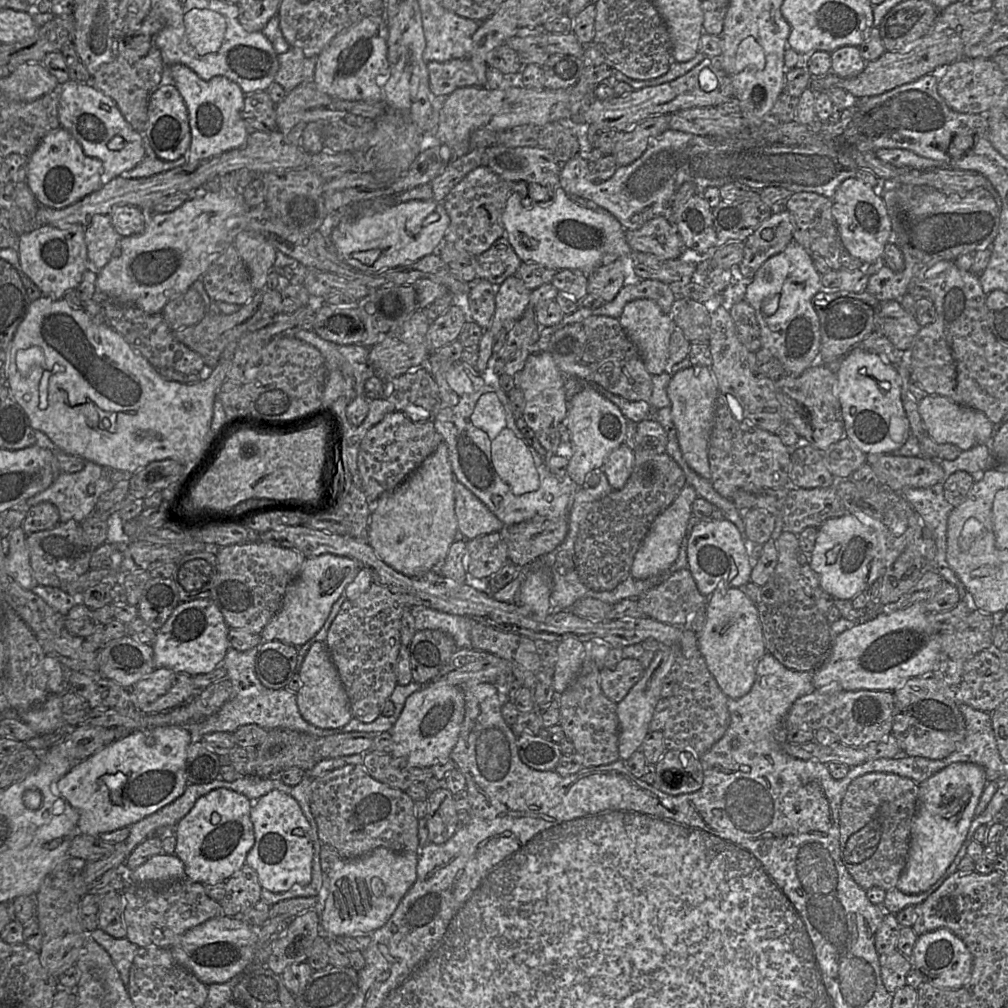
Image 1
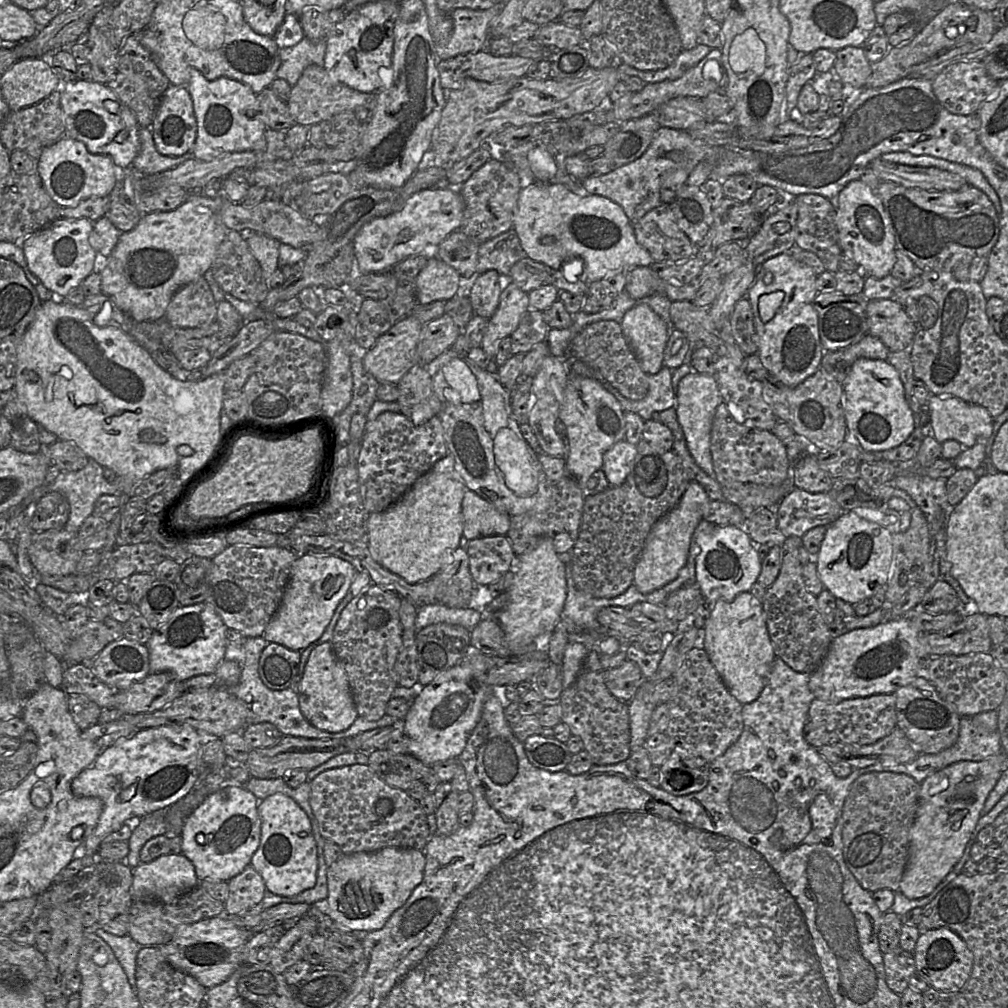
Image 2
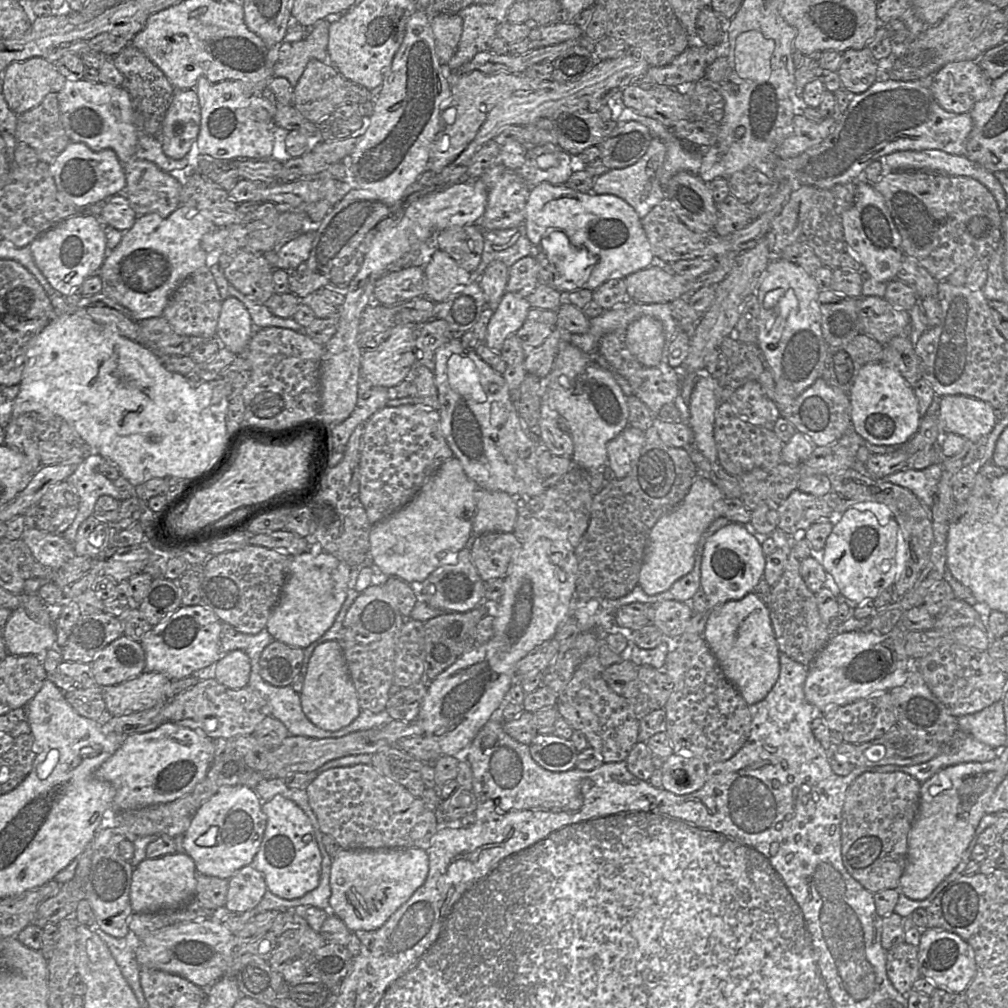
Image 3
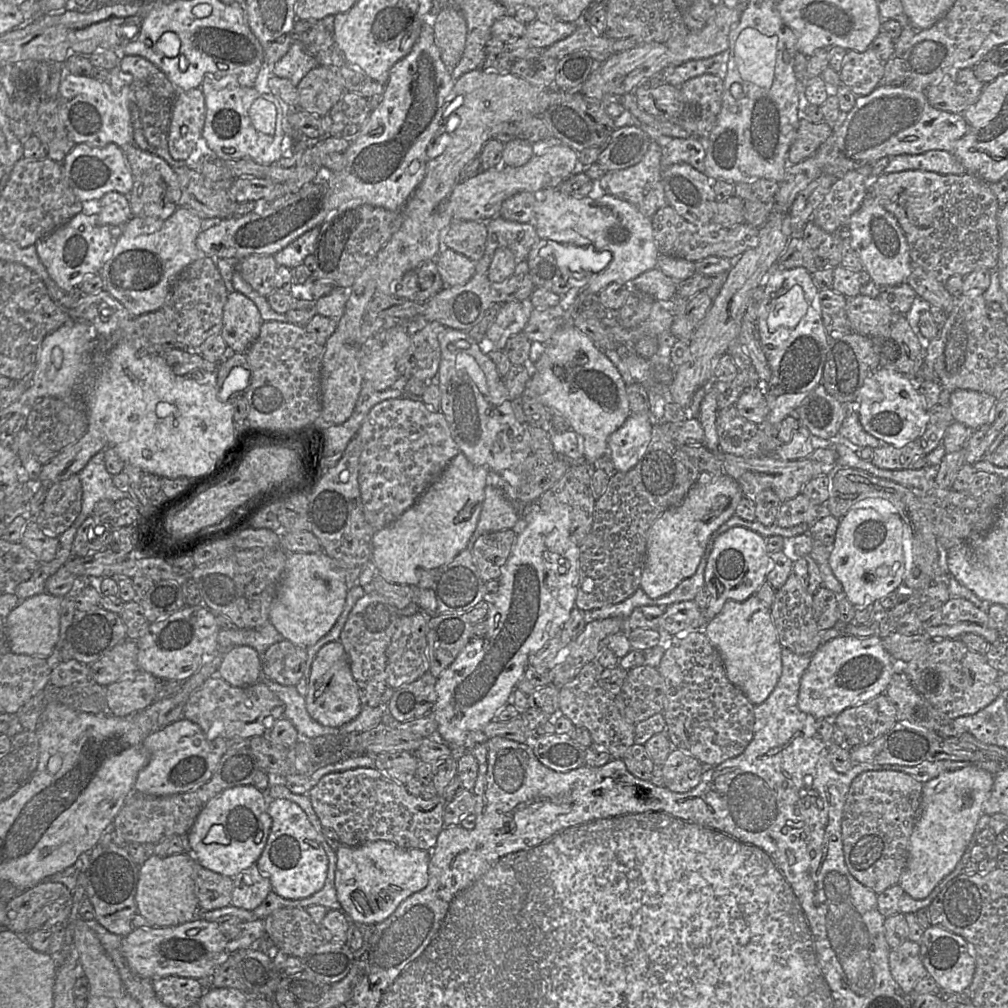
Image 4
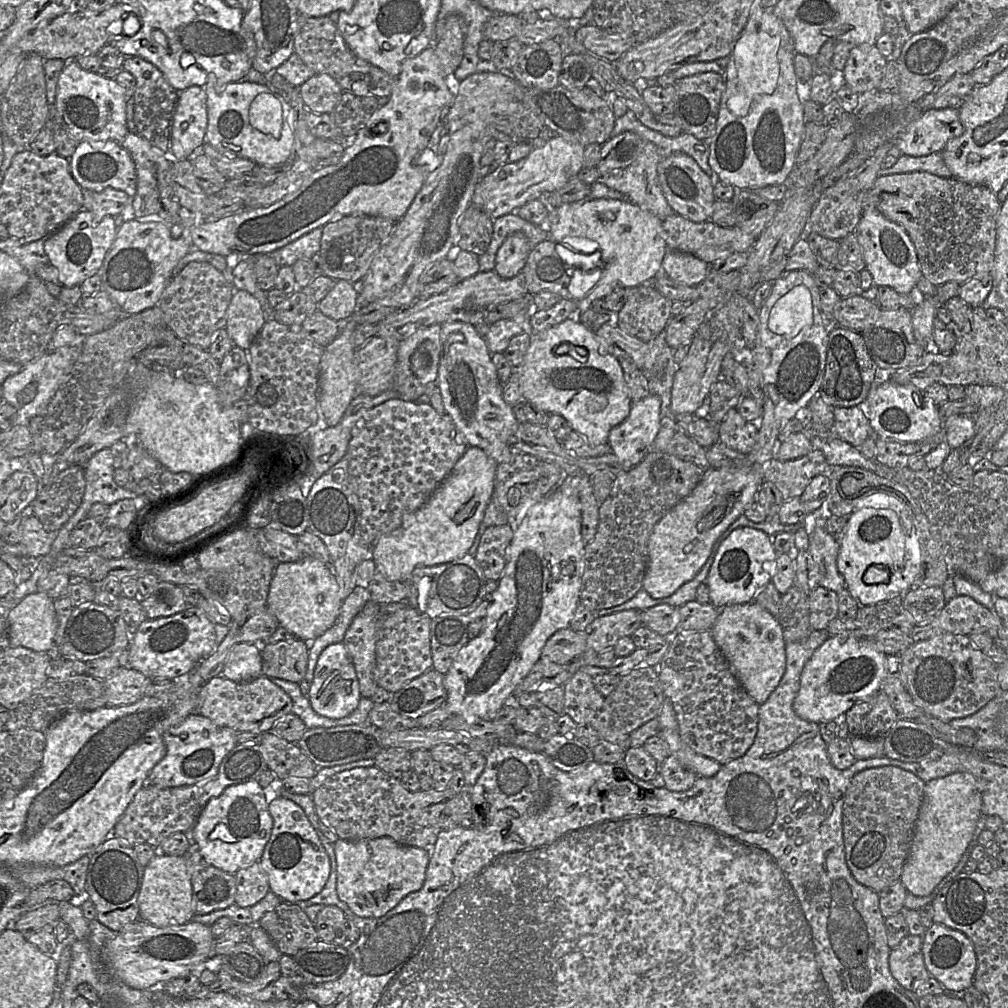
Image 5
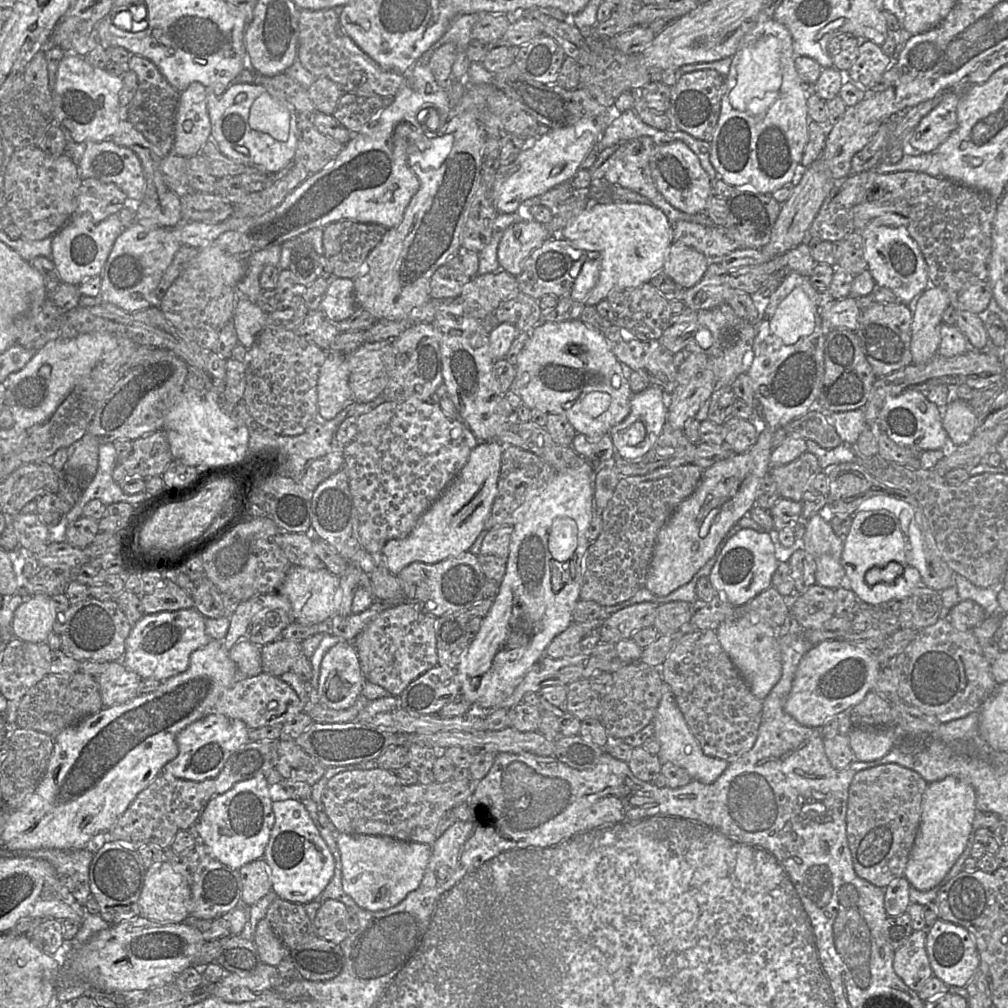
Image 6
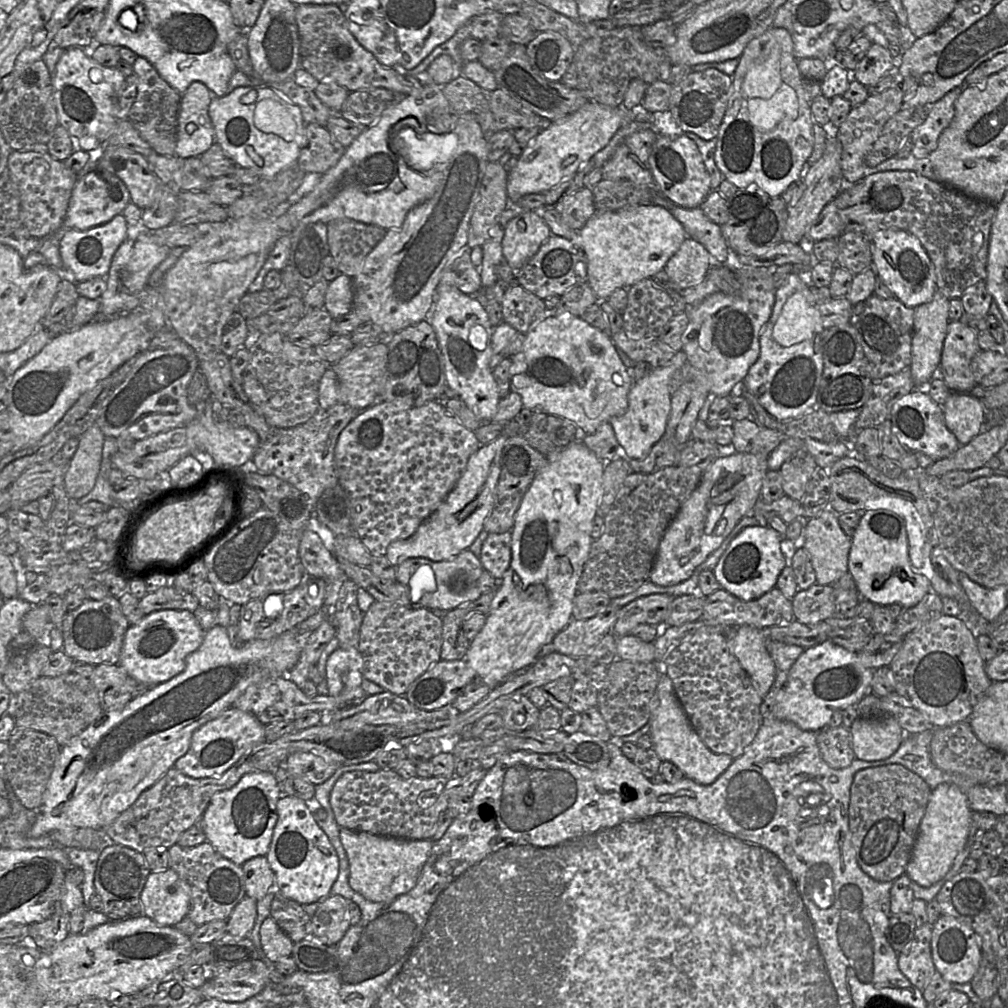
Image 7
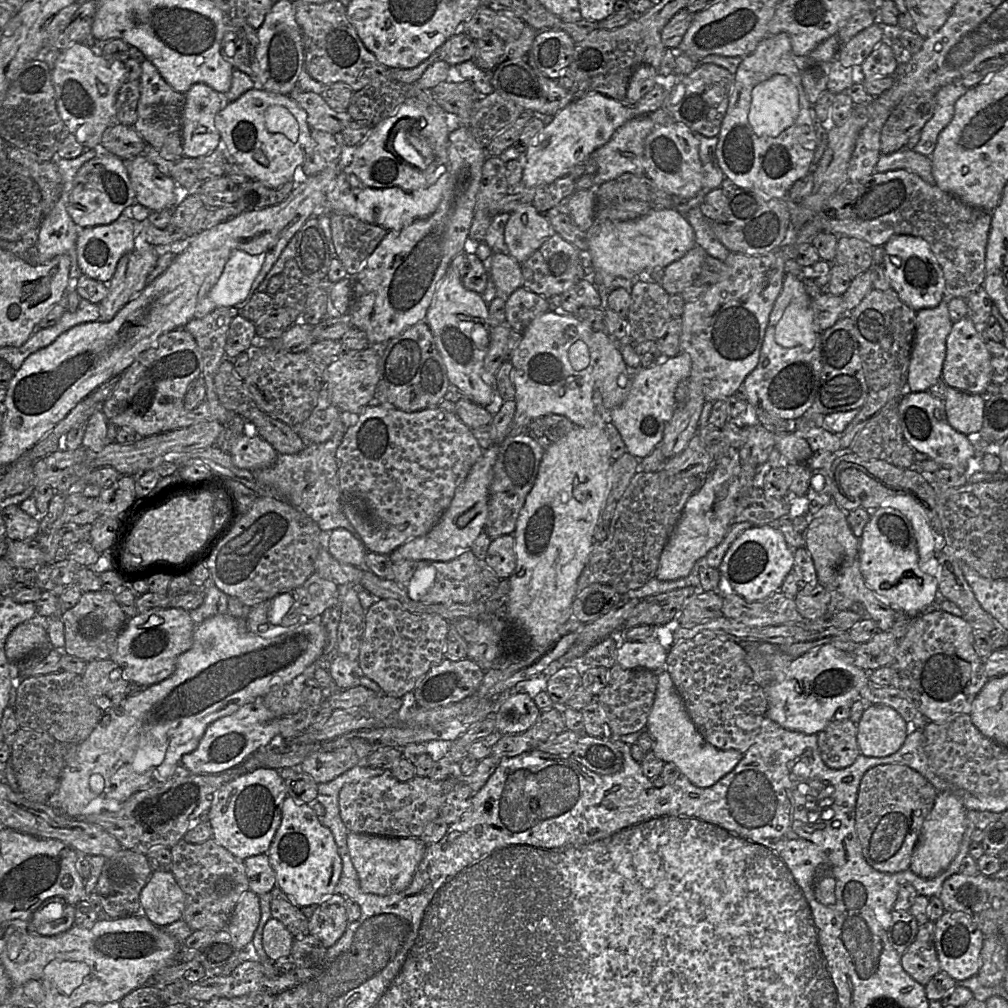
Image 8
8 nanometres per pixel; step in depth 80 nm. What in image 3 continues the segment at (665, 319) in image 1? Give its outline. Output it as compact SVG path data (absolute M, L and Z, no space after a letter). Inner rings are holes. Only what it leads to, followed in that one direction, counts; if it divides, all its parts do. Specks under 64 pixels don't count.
M642 316L629 324L624 342L642 367L655 367L662 361L664 330L660 321Z

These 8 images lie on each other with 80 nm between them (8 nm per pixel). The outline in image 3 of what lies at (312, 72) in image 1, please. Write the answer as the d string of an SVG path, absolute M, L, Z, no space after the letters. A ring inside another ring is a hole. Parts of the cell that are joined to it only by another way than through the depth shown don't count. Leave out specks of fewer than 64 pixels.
M324 18L307 29L307 34L302 40L282 42L273 67L274 76L286 78L294 87L310 60L330 64L327 53L330 24Z

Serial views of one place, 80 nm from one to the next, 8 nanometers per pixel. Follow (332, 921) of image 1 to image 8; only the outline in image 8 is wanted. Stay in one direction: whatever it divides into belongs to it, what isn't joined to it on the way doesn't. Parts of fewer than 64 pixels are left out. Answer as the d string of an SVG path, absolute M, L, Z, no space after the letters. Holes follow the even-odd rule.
M349 831L347 846L361 889L366 893L386 896L408 887L424 857L427 845L419 838L386 837Z

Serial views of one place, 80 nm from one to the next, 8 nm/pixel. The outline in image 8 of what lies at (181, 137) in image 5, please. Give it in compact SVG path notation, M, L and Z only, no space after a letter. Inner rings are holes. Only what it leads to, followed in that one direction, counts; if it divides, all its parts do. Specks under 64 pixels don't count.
M195 83L185 93L182 121L183 156L204 157L221 148L215 116L222 109L219 93L204 83Z

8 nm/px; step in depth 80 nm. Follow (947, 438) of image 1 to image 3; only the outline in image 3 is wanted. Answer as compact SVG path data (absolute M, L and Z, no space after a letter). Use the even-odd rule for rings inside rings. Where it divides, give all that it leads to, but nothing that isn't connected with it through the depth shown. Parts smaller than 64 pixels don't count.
M965 395L941 397L939 424L942 433L955 433L967 440L986 444L997 420L996 410L987 402Z

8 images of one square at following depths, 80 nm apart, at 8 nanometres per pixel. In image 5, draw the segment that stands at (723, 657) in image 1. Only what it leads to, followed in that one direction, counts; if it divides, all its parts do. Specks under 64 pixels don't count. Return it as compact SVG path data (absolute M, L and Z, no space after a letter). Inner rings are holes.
M754 601L729 604L720 610L710 632L746 692L757 704L763 704L779 684L786 668L786 642L779 621Z

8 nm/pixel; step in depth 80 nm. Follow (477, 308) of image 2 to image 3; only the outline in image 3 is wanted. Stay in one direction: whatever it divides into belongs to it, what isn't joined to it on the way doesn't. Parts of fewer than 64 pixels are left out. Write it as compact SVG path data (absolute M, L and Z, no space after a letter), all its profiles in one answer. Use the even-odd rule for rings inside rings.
M499 260L492 261L477 280L486 299L486 308L495 310L506 292L509 267Z

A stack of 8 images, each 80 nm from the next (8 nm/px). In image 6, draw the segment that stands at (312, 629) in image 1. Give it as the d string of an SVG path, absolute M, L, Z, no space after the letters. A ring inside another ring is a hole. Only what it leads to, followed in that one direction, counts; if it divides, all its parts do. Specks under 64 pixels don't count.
M291 565L277 593L290 601L294 622L310 625L323 622L336 613L335 595L339 587L339 577L332 574L326 567L311 570L306 567Z

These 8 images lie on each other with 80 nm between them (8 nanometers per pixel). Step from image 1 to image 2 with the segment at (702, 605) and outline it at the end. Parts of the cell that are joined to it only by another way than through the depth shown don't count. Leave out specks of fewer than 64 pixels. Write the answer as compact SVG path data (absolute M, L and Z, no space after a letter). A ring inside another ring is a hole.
M697 585L675 590L663 603L667 617L678 622L693 614L701 604L706 604L705 597Z

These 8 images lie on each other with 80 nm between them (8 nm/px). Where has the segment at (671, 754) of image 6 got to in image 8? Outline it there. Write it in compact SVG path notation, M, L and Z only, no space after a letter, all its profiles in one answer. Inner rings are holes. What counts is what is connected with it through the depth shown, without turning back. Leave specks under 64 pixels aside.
M664 668L658 674L654 703L647 728L652 739L652 751L663 762L673 763L697 787L710 787L731 772L743 754L735 749L721 750L708 743L691 720L683 700Z

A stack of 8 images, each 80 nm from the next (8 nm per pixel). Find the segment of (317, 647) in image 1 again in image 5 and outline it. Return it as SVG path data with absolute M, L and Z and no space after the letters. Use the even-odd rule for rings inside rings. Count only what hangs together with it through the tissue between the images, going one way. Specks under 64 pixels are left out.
M343 642L329 645L320 654L308 698L316 713L330 719L346 717L357 708L361 699L359 681Z

